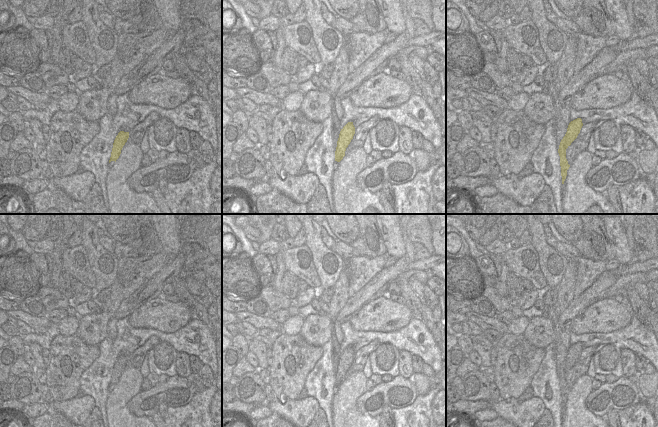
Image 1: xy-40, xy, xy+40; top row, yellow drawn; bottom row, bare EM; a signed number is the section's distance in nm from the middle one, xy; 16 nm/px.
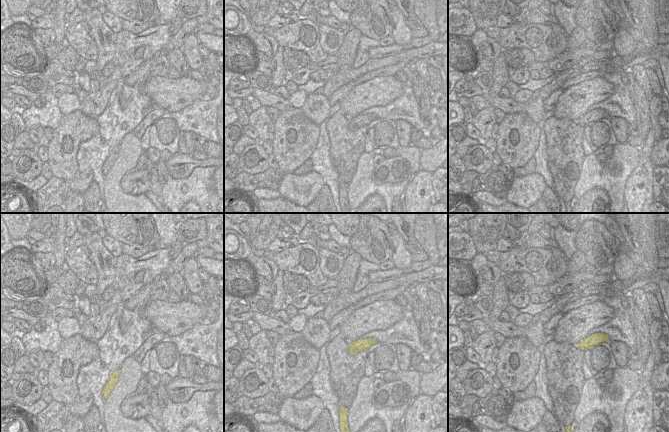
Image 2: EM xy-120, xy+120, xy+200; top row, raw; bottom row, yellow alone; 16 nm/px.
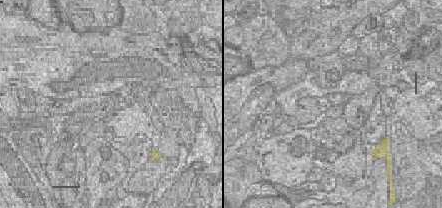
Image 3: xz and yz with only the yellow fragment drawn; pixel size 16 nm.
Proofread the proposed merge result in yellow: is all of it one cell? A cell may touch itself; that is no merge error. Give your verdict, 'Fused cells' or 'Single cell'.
Fused cells.

